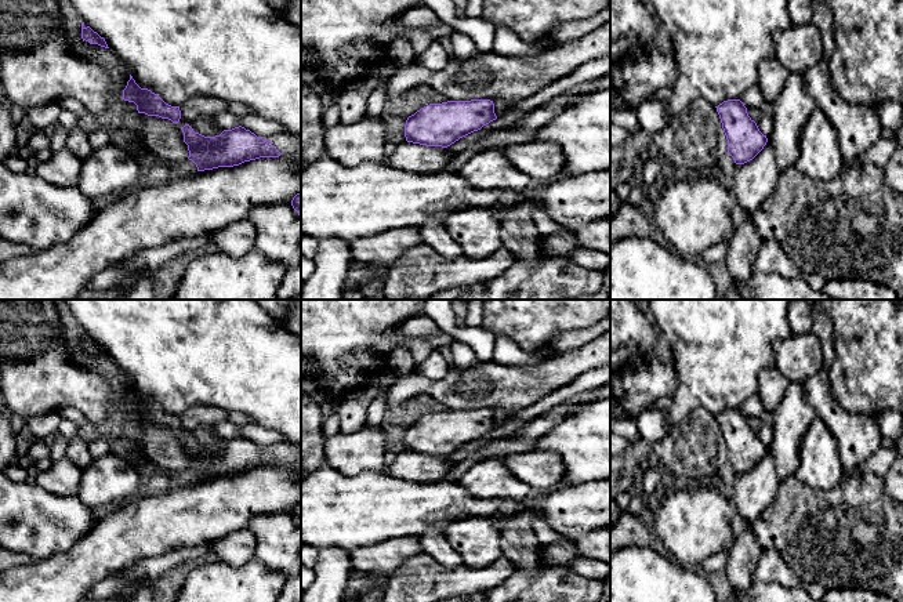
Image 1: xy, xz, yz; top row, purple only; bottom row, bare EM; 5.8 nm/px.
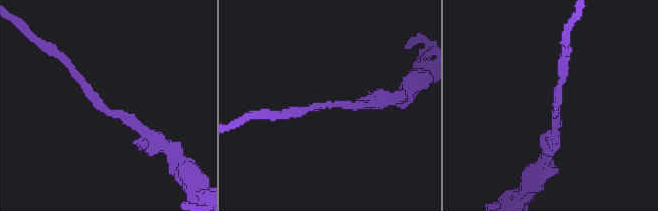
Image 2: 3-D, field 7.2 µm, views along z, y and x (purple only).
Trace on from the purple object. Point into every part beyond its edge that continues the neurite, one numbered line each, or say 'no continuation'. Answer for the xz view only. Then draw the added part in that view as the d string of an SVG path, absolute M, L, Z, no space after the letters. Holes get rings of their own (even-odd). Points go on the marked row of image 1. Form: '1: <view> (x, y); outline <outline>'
no continuation

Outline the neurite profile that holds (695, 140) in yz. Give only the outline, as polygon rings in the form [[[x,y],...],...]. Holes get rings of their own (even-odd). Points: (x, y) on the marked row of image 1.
[[[704,98],[690,102],[681,113],[672,117],[667,127],[652,134],[653,150],[656,150],[671,168],[689,168],[696,174],[715,167],[728,153],[728,139],[717,108]]]

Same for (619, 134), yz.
[[[610,123],[610,146],[617,146],[620,144],[623,144],[628,137],[628,131],[616,124],[616,123]]]

